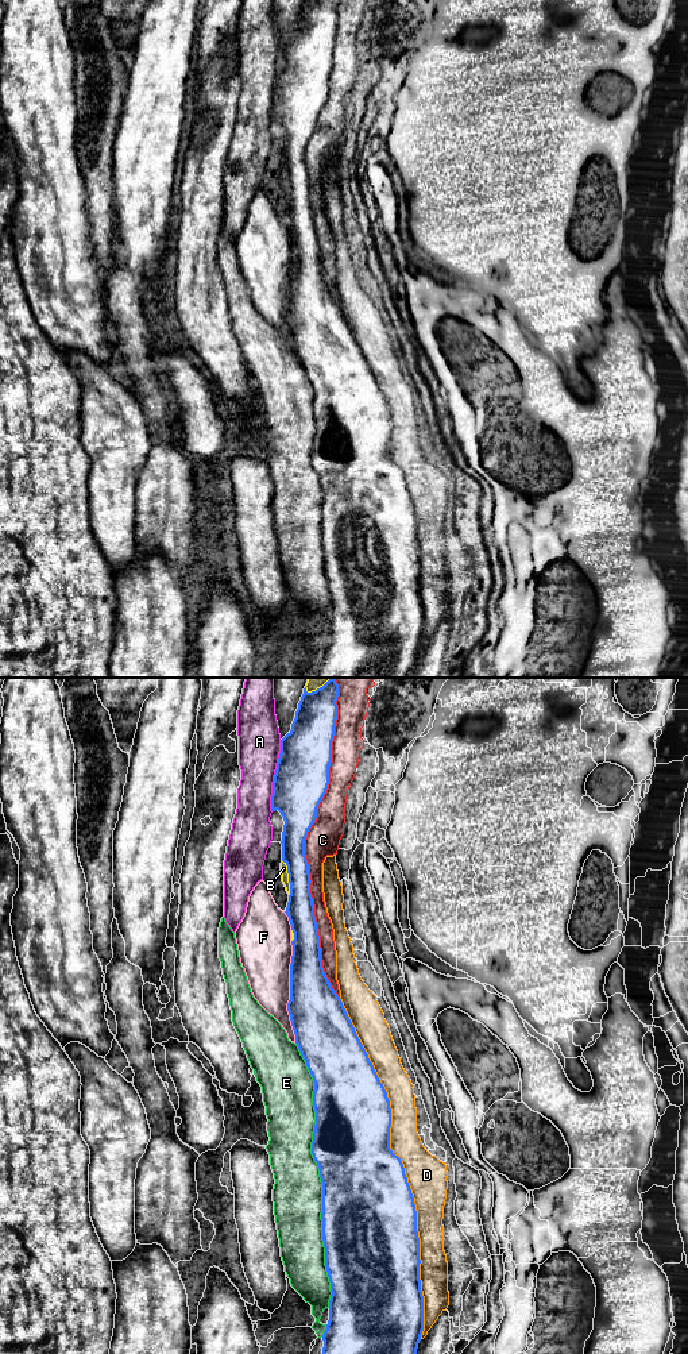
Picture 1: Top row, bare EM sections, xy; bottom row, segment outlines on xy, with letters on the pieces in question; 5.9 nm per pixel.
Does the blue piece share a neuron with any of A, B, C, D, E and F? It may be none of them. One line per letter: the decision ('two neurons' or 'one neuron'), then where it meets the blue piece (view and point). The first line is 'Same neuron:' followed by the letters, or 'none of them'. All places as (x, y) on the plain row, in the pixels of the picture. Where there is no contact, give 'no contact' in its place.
Same neuron: none of them
A: two neurons | xy (274, 85)
B: two neurons | xy (289, 186)
C: two neurons | xy (304, 154)
D: two neurons | xy (404, 477)
E: two neurons | xy (320, 483)
F: two neurons | xy (290, 301)

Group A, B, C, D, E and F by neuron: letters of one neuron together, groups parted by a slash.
A / B / C / D / E / F

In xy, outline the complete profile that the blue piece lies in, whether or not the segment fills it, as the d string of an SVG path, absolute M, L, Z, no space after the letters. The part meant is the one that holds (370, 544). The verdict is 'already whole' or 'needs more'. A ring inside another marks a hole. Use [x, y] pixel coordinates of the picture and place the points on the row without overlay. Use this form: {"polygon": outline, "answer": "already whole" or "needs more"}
{"polygon": "M304 0L295 27L291 32L291 39L281 49L281 62L277 72L277 78L273 90L271 104L271 120L278 119L283 126L285 134L282 140L282 170L287 174L290 204L286 216L286 224L289 225L291 239L294 242L293 265L290 273L290 309L287 312L287 320L290 324L291 335L295 343L295 352L304 366L306 375L314 390L313 400L313 414L316 420L316 433L313 440L312 463L320 478L320 486L322 491L322 549L325 556L325 575L331 591L331 609L329 609L329 629L326 639L322 644L324 656L317 678L410 678L413 667L417 663L418 652L424 640L424 605L421 599L420 589L420 547L417 540L417 520L414 506L405 483L405 477L398 464L390 458L390 436L391 436L391 417L387 401L380 391L372 371L368 367L366 358L363 356L355 336L343 315L341 308L332 297L321 269L320 244L317 231L314 225L314 213L310 202L310 182L309 173L305 163L305 148L308 140L317 127L317 117L321 108L326 103L329 93L329 76L332 72L332 50L335 45L335 35L337 28L337 9L339 0Z", "answer": "already whole"}

